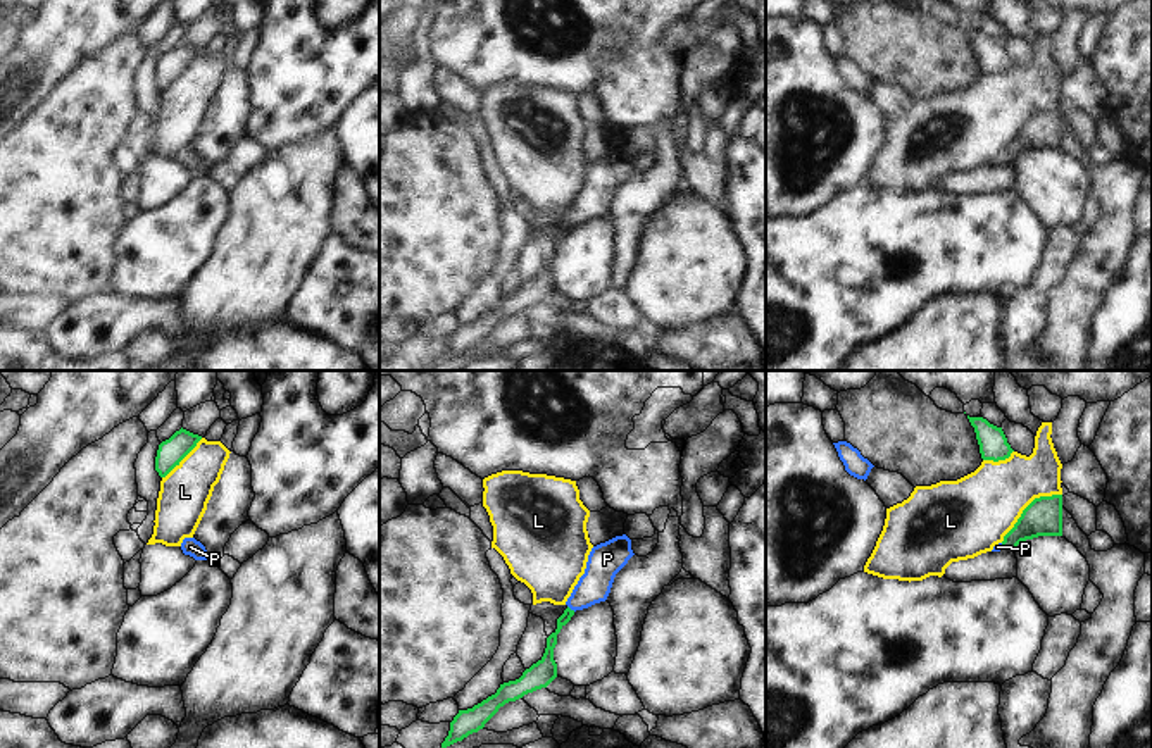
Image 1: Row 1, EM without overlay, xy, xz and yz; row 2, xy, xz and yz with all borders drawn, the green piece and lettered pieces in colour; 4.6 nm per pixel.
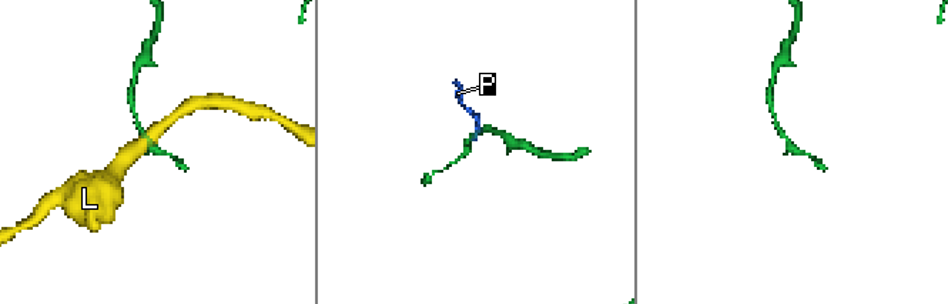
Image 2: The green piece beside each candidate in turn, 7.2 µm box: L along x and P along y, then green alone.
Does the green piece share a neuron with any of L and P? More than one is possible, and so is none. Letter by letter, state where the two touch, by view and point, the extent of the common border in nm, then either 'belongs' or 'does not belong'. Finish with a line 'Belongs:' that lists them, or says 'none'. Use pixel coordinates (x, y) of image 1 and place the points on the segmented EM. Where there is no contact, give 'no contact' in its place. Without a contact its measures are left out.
L: yz (1026, 507) | 360 nm | does not belong
P: xz (569, 609) | 50 nm | belongs
Belongs: P

